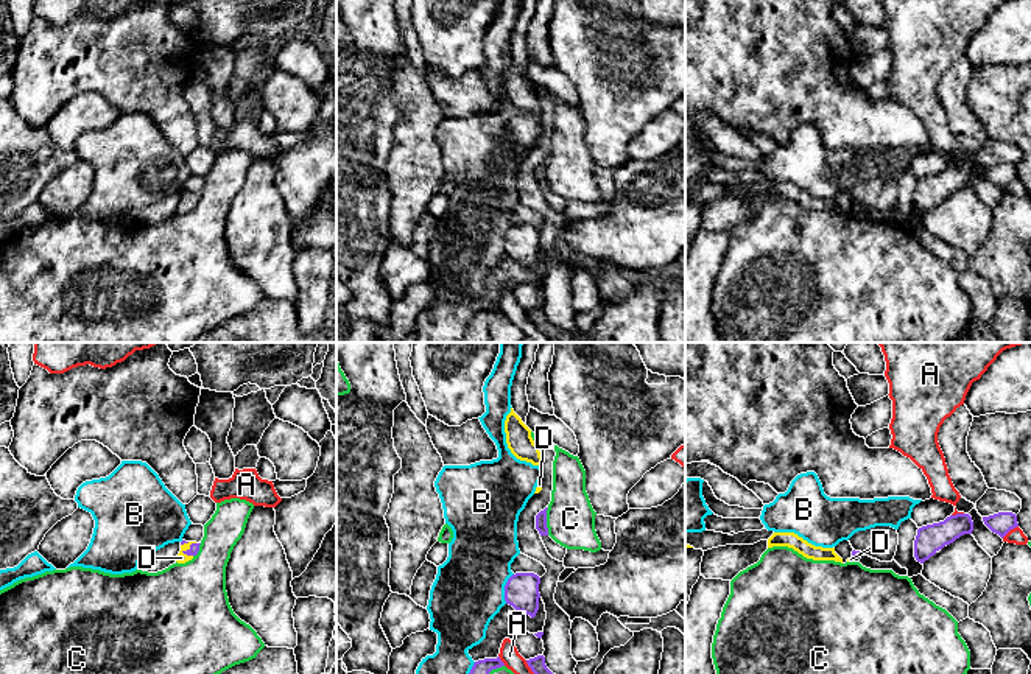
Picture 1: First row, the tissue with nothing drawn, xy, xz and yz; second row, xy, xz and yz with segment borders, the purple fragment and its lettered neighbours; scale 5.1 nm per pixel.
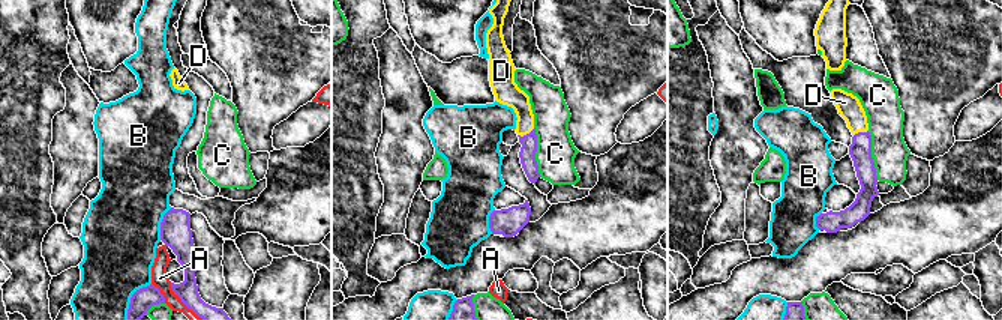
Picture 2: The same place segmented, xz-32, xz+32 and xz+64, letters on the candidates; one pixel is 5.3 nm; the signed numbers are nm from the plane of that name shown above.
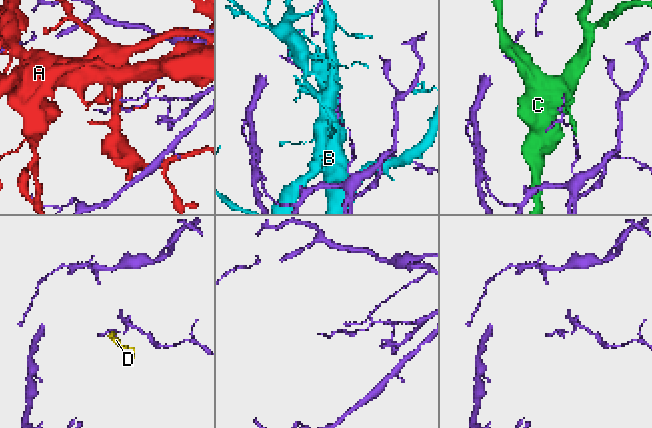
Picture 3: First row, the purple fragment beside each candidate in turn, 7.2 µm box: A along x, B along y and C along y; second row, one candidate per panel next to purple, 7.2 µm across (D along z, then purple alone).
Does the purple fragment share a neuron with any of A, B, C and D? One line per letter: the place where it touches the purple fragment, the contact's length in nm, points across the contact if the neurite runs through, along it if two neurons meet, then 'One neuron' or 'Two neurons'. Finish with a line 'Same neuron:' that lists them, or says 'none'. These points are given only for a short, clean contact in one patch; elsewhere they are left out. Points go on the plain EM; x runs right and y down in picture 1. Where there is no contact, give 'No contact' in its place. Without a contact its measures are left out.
A: Touches purple at xz (500, 312). Shared border 70 nm. Two neurons
B: Touches purple at xz (505, 240). Shared border 170 nm. Two neurons
C: Touches purple at xz (545, 173). Shared border 140 nm. Two neurons
D: Touches purple at xy (187, 201). Shared border 90 nm. Path across: xy (193, 201), (187, 201), (181, 209). One neuron
Same neuron: D

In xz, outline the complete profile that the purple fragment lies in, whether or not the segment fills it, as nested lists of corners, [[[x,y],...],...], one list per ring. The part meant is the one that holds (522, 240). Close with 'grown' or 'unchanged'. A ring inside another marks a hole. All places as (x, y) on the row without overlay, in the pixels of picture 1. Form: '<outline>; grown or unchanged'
[[[516,224],[505,237],[505,252],[516,262],[536,268],[539,262],[540,229],[534,224]]]; unchanged

